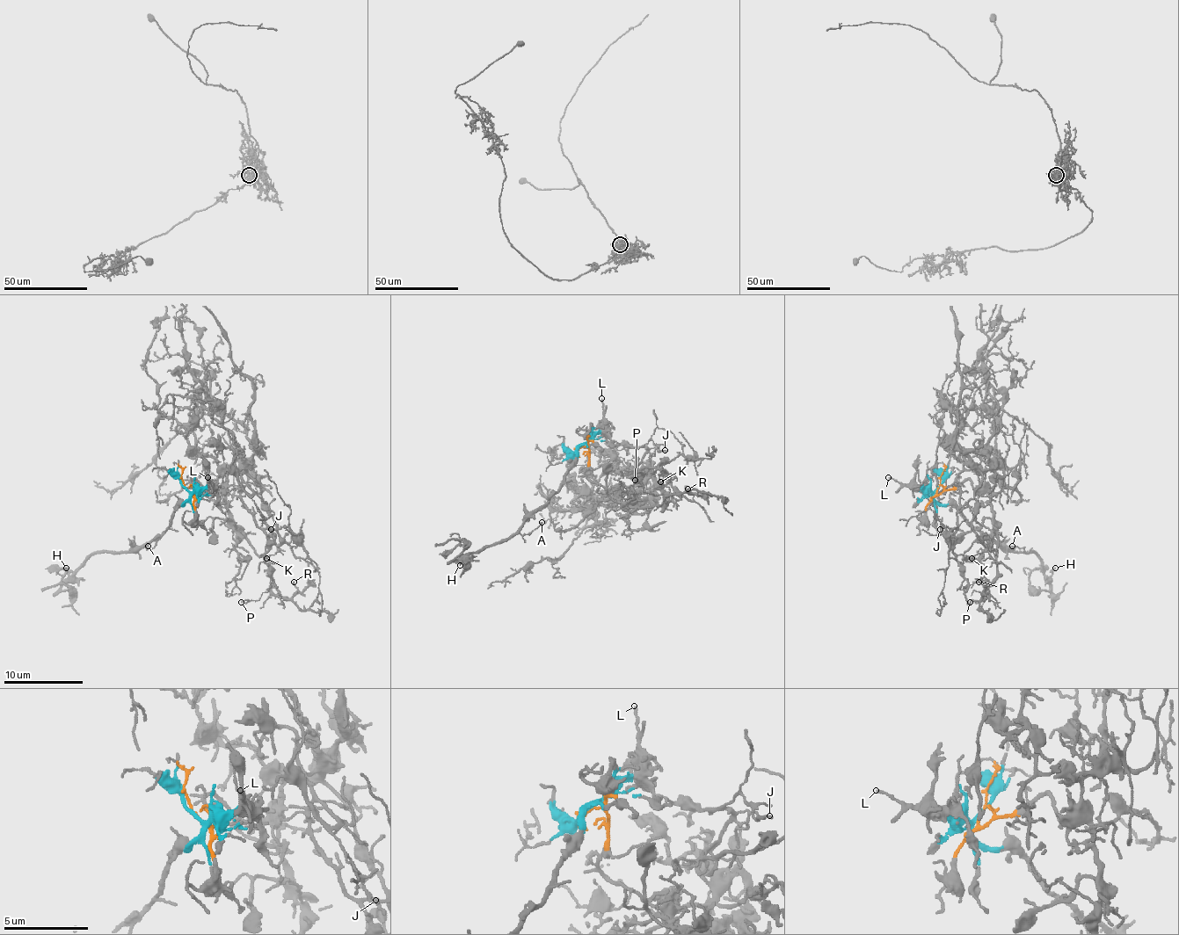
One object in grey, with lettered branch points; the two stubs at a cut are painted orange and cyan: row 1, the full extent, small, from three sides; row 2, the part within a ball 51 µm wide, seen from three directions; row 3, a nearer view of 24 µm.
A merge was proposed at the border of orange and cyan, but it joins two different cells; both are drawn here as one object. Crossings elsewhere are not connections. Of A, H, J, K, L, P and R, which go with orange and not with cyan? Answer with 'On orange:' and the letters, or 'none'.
On orange: J, K, P, R

